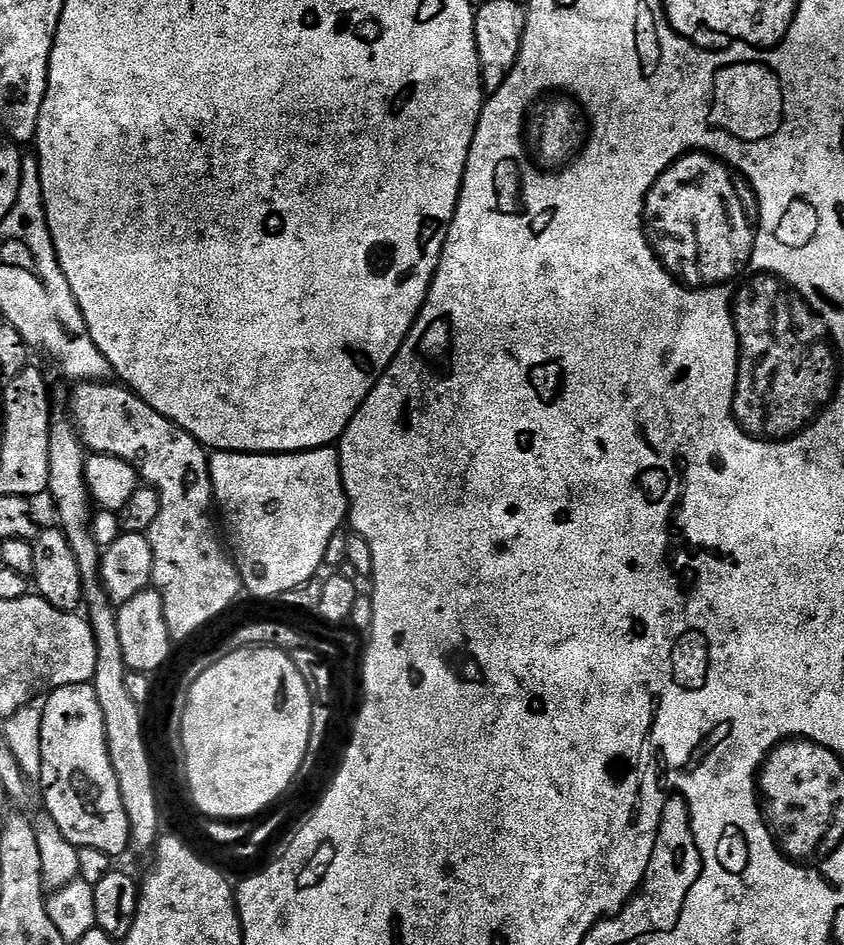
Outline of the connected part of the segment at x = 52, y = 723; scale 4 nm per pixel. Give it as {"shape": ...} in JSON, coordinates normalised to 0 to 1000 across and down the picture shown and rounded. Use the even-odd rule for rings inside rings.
{"shape":[[[108,723],[66,728],[56,733],[47,756],[49,806],[45,822],[52,837],[56,867],[66,872],[78,891],[85,892],[90,898],[121,899],[121,904],[141,908],[147,901],[153,901],[156,884],[149,853],[145,853],[145,836],[140,836],[140,819],[135,819],[135,811],[130,806],[121,749],[116,747],[114,731]]]}

